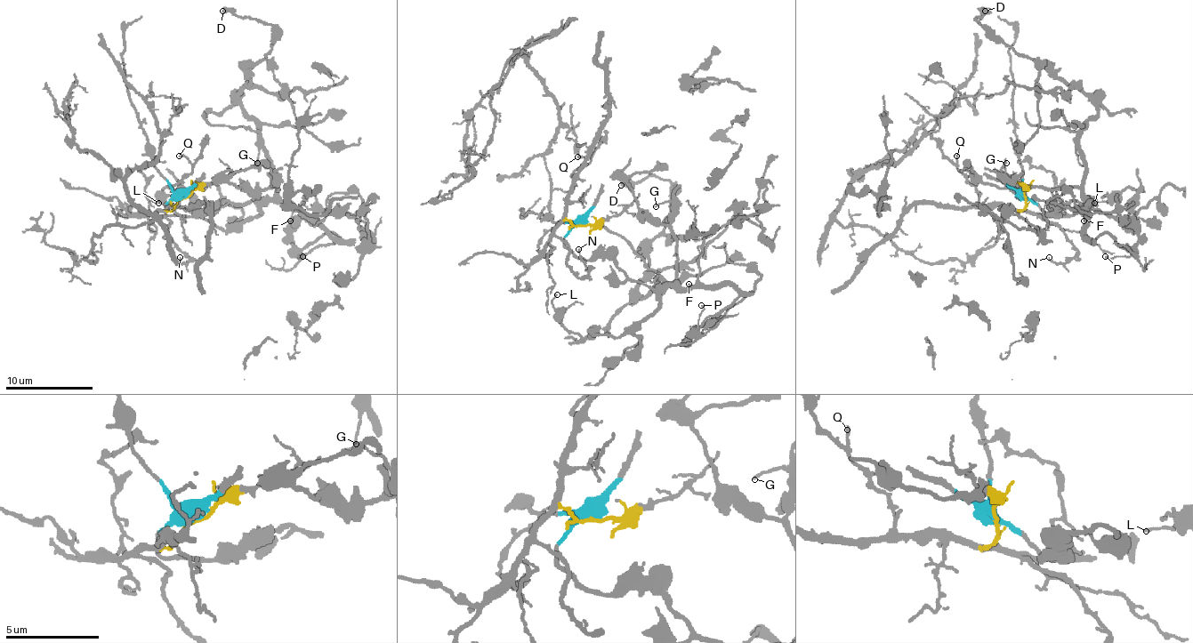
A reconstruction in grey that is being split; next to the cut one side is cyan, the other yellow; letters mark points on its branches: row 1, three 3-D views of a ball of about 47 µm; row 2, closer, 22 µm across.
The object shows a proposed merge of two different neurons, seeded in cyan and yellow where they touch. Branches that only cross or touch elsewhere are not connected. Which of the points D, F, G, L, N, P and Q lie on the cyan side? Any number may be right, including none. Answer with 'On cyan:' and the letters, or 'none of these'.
On cyan: D, F, G, L, P

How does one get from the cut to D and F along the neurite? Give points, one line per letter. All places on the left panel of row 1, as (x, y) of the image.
D: (185, 196), (167, 212), (197, 216), (276, 188), (239, 94), (271, 49), (271, 25), (221, 10)
F: (185, 196), (176, 196), (167, 205), (169, 214), (197, 216), (230, 201), (283, 199), (294, 210), (289, 221)

